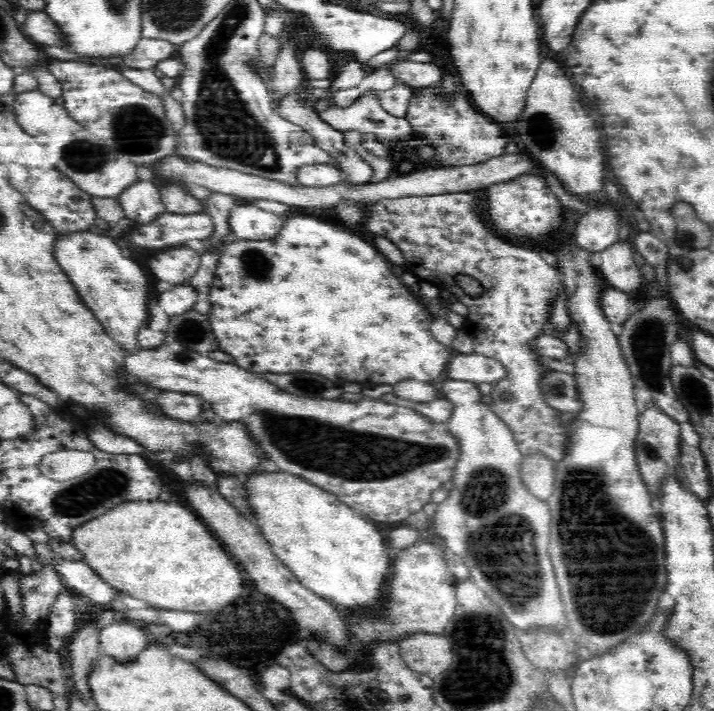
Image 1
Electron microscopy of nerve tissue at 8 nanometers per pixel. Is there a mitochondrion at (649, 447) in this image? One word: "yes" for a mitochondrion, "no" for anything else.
yes

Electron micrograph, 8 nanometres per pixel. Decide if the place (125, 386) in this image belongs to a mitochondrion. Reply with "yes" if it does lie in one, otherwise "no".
no

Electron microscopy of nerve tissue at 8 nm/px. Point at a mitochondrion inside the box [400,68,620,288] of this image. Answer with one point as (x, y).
(540, 130)

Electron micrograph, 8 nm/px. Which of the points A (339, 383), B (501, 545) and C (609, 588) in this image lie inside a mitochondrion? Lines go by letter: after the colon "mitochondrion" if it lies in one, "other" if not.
A: other
B: mitochondrion
C: mitochondrion

